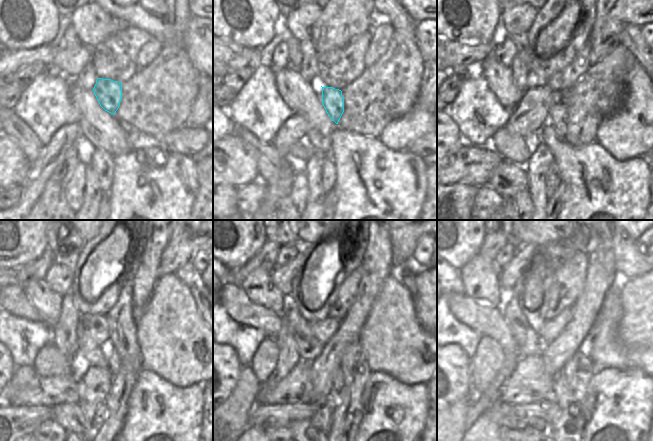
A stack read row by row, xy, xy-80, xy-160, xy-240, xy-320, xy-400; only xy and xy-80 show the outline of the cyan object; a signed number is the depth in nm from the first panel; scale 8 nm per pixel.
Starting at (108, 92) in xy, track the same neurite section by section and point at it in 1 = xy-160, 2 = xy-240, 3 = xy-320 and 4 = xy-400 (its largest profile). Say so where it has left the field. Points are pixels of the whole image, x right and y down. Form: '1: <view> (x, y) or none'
1: xy-160 (558, 118)
2: xy-240 (113, 359)
3: xy-320 (338, 381)
4: xy-400 (561, 391)

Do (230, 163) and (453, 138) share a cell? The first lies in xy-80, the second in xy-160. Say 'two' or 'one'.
two

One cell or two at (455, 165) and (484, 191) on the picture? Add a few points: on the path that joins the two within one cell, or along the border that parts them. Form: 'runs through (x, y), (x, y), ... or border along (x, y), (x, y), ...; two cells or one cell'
border along (487, 184), (478, 187); two cells

